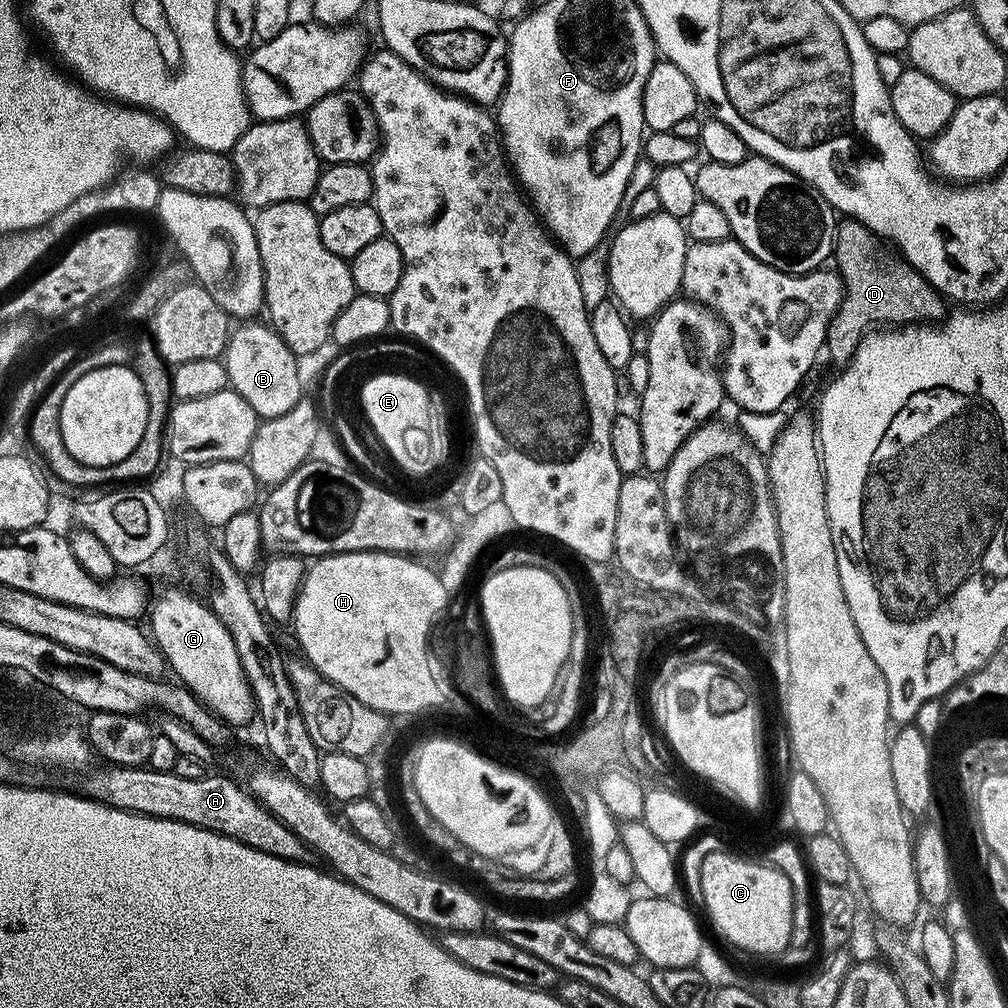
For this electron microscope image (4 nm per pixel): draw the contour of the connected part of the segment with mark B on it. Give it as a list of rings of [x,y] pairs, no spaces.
[[[250,320],[231,331],[225,348],[224,361],[227,366],[229,385],[252,406],[259,419],[281,417],[303,399],[302,378],[299,359],[286,346],[275,329],[267,323],[258,324]]]

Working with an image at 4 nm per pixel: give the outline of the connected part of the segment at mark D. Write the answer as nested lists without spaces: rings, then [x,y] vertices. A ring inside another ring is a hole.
[[[844,218],[837,223],[832,260],[838,275],[844,281],[844,300],[828,324],[826,356],[839,366],[847,365],[860,339],[877,326],[903,326],[921,322],[940,322],[945,319],[945,297],[932,289],[930,282],[907,263],[899,262],[893,268],[883,268],[880,260],[868,247],[874,241],[873,233],[858,220]]]

